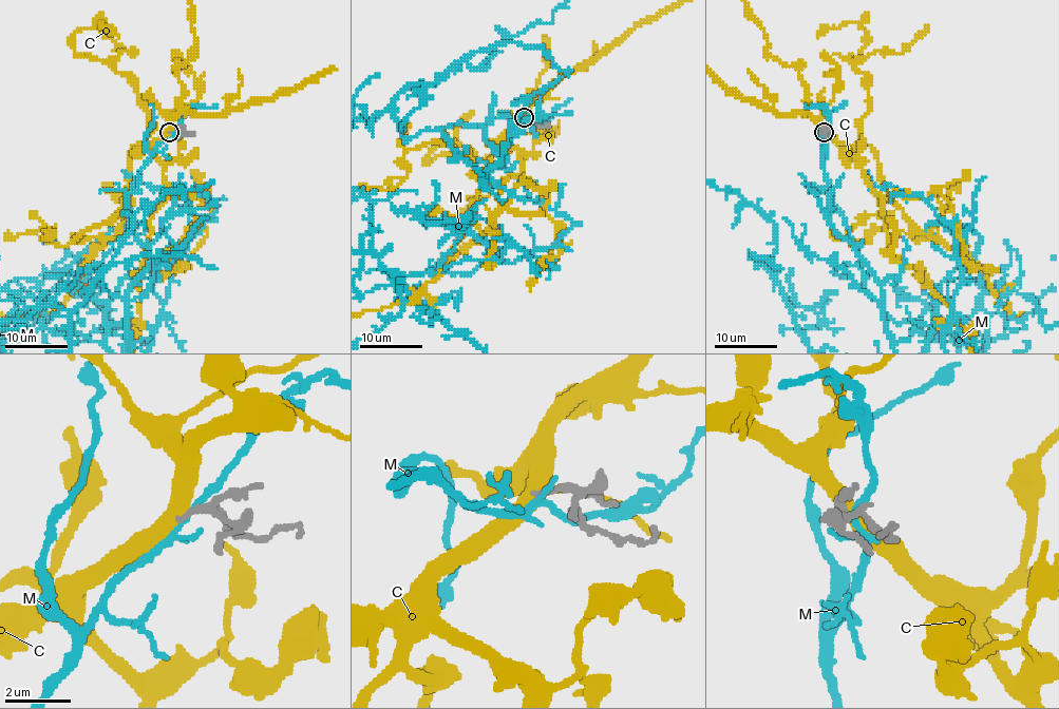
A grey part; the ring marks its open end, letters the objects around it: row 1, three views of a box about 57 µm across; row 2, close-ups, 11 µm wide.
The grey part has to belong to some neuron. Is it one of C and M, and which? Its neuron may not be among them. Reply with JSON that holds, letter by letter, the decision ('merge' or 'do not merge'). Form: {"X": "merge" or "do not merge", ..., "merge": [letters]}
{"C": "do not merge", "M": "do not merge", "merge": []}

